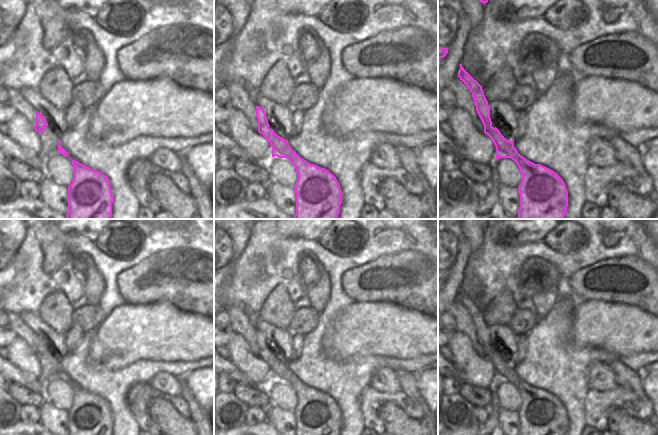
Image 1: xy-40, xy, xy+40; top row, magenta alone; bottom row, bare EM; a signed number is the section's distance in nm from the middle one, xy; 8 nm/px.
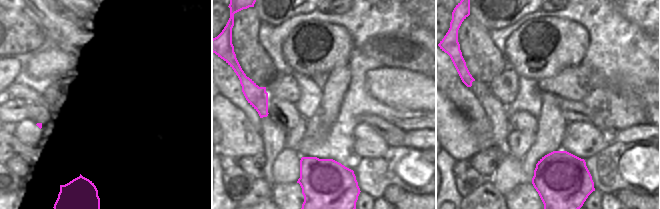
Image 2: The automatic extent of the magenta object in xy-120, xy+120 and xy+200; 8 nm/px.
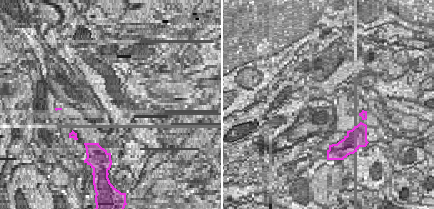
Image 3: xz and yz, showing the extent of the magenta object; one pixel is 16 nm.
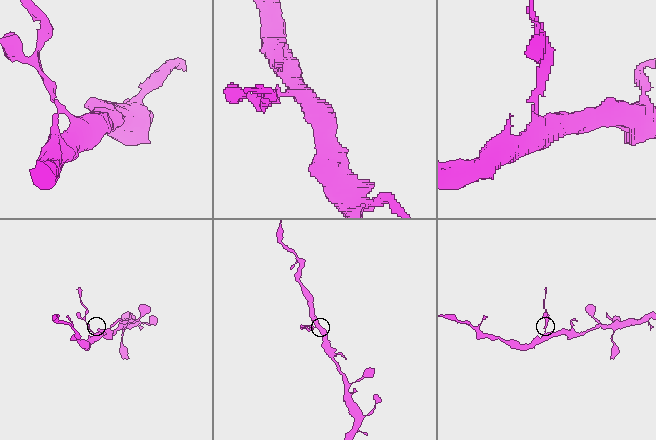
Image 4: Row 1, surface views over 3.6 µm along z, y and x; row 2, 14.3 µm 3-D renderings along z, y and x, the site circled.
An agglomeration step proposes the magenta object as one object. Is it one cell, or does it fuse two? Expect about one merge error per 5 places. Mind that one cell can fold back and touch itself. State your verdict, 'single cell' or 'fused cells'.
single cell

